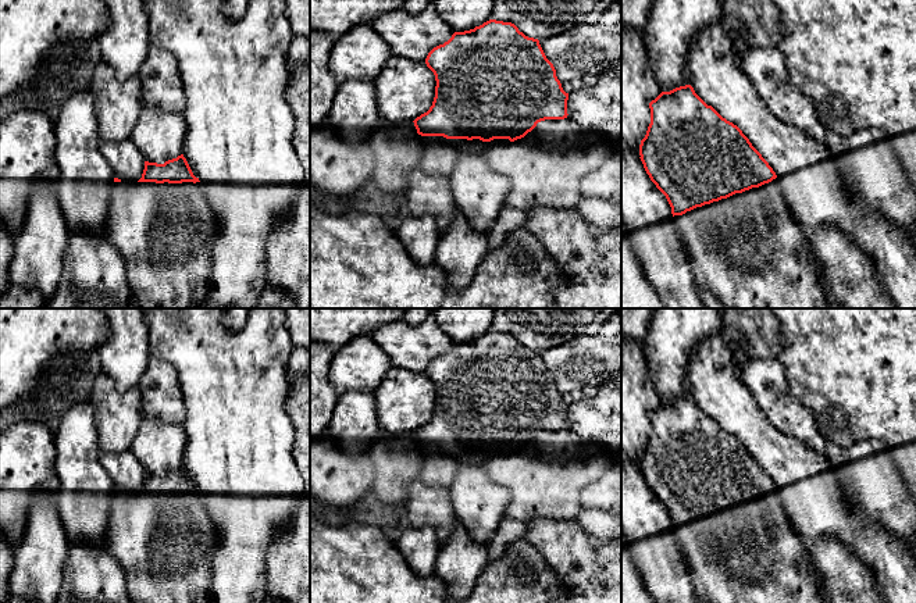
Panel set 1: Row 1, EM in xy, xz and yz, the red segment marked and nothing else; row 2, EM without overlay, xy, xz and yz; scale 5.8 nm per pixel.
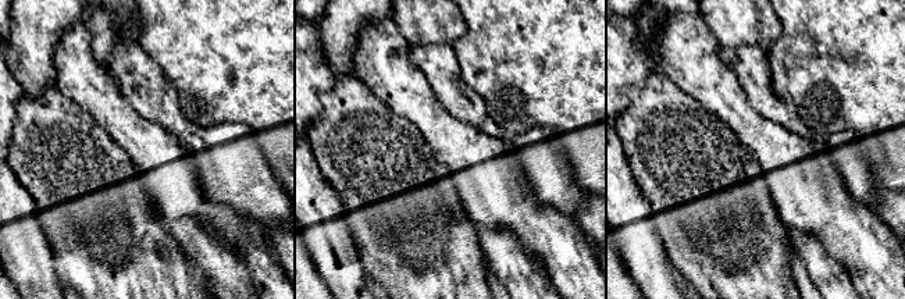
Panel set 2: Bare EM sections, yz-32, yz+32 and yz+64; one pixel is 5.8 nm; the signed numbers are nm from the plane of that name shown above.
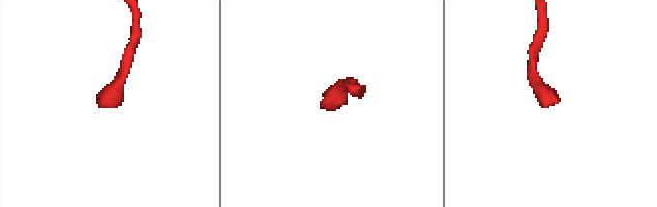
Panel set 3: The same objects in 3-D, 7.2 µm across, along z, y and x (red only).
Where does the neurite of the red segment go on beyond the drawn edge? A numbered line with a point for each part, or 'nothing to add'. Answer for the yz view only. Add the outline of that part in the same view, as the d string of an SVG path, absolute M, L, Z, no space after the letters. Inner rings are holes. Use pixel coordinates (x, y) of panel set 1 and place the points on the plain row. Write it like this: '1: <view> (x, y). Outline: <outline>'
1: yz (749, 553). Outline: M778 488L759 499L674 527L699 600L709 603L830 603L802 538L794 529Z

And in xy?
1: xy (164, 542). Outline: M113 493L106 547L120 563L131 603L207 603L211 554L221 535L193 493Z

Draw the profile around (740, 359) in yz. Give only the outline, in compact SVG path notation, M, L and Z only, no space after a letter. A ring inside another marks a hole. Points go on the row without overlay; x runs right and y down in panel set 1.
M738 347L731 352L733 352L733 363L734 363L735 372L739 374L739 371L751 358L745 354L742 347Z

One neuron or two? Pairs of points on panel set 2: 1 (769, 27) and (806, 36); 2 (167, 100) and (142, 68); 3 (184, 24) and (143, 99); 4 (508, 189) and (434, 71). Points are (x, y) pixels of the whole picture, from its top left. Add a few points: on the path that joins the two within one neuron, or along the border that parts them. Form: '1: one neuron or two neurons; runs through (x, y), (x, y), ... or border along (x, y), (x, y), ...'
1: two neurons; border along (776, 14), (780, 36), (768, 57)
2: one neuron; runs through (159, 92), (149, 82), (148, 77)
3: two neurons; border along (139, 43), (174, 88), (177, 98)
4: two neurons; border along (438, 102), (453, 117), (494, 136)

